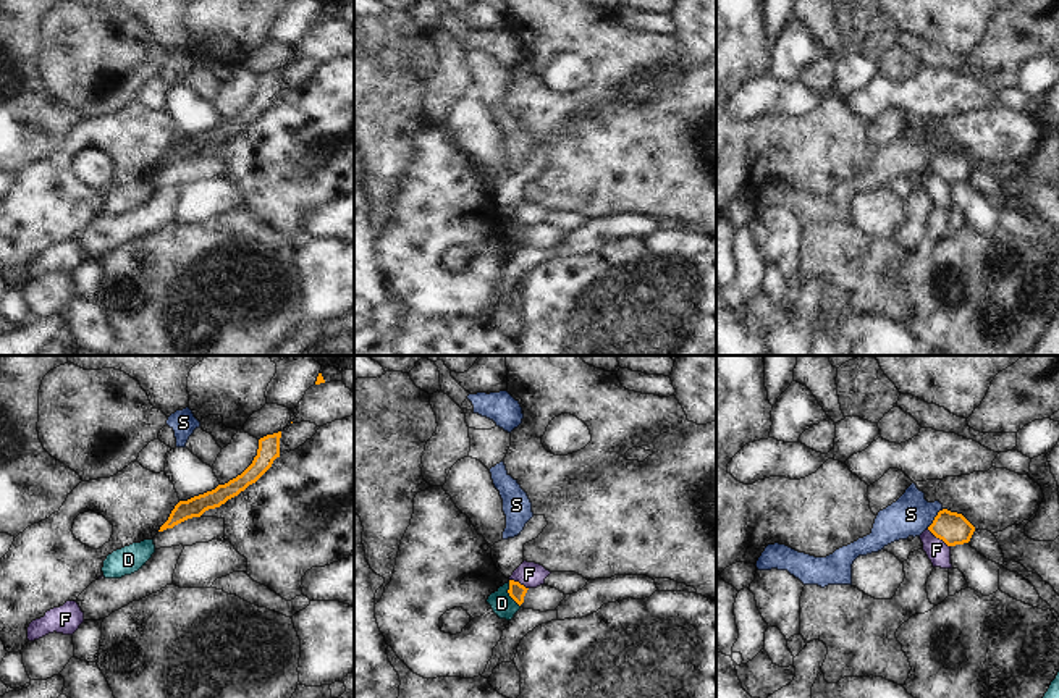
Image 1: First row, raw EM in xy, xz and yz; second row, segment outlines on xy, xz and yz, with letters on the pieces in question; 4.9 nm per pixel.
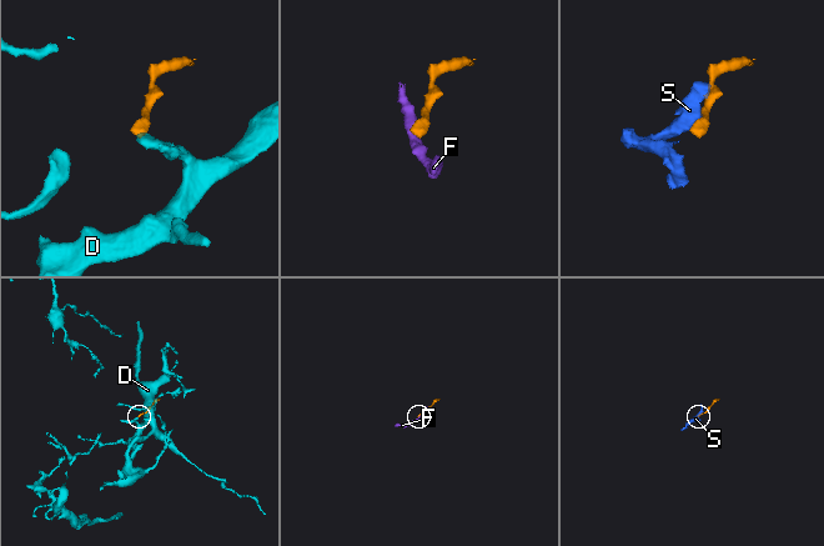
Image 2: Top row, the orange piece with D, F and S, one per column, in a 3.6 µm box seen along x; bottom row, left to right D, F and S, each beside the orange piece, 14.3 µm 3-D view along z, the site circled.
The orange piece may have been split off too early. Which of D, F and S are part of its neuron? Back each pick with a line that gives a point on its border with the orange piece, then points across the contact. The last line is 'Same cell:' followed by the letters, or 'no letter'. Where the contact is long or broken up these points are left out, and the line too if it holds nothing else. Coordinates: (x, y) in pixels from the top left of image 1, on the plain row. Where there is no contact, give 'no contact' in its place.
Same cell: no letter

